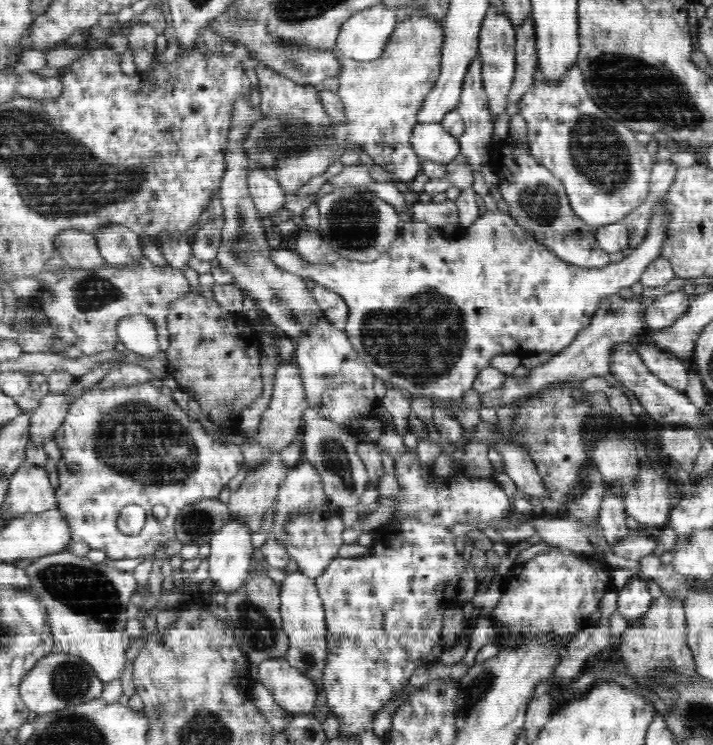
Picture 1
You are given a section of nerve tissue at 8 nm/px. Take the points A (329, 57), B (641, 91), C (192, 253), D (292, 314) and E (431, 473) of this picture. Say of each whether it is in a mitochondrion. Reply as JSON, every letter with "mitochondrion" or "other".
{"A":"other","B":"mitochondrion","C":"other","D":"mitochondrion","E":"other"}

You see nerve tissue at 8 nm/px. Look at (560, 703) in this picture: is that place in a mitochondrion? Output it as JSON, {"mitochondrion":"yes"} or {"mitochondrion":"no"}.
{"mitochondrion":"no"}

